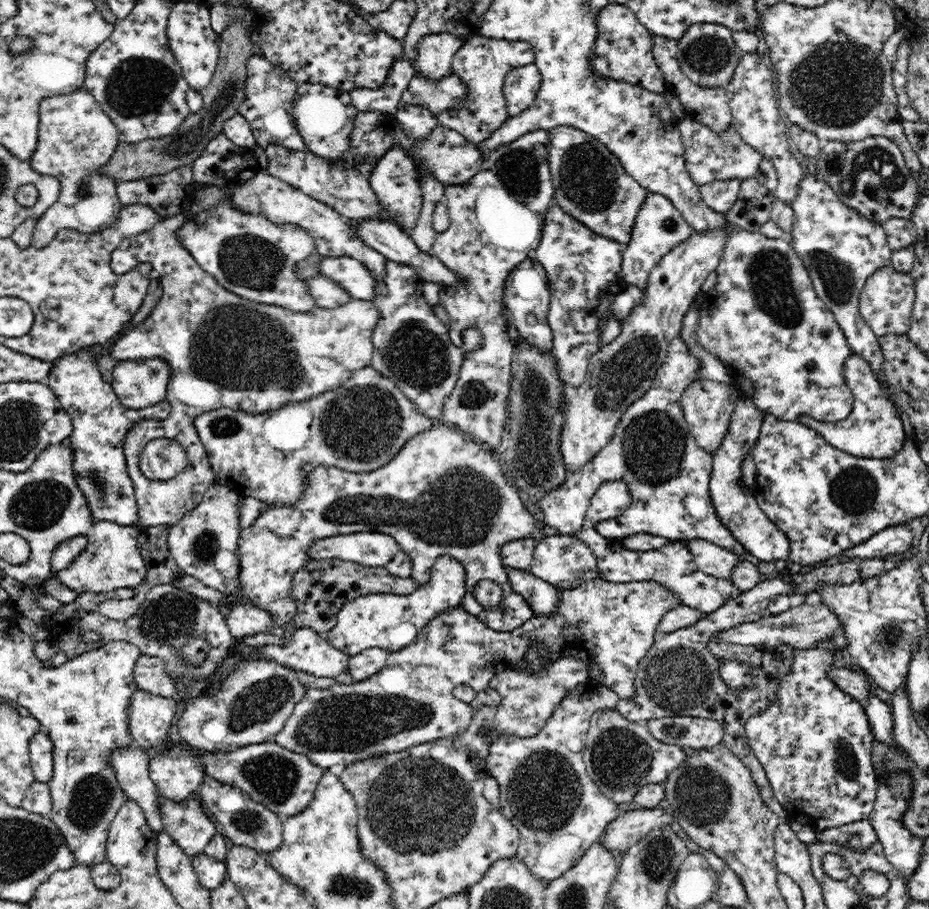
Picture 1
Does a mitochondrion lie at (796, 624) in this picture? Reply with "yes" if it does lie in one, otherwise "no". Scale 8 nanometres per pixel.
yes

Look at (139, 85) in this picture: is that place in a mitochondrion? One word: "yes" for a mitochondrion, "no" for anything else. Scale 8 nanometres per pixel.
yes

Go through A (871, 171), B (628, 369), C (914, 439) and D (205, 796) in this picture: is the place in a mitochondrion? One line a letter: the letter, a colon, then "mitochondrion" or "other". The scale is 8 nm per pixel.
A: mitochondrion
B: mitochondrion
C: other
D: other

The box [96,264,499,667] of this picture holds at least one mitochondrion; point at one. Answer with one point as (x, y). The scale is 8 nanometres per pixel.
(362, 424)

